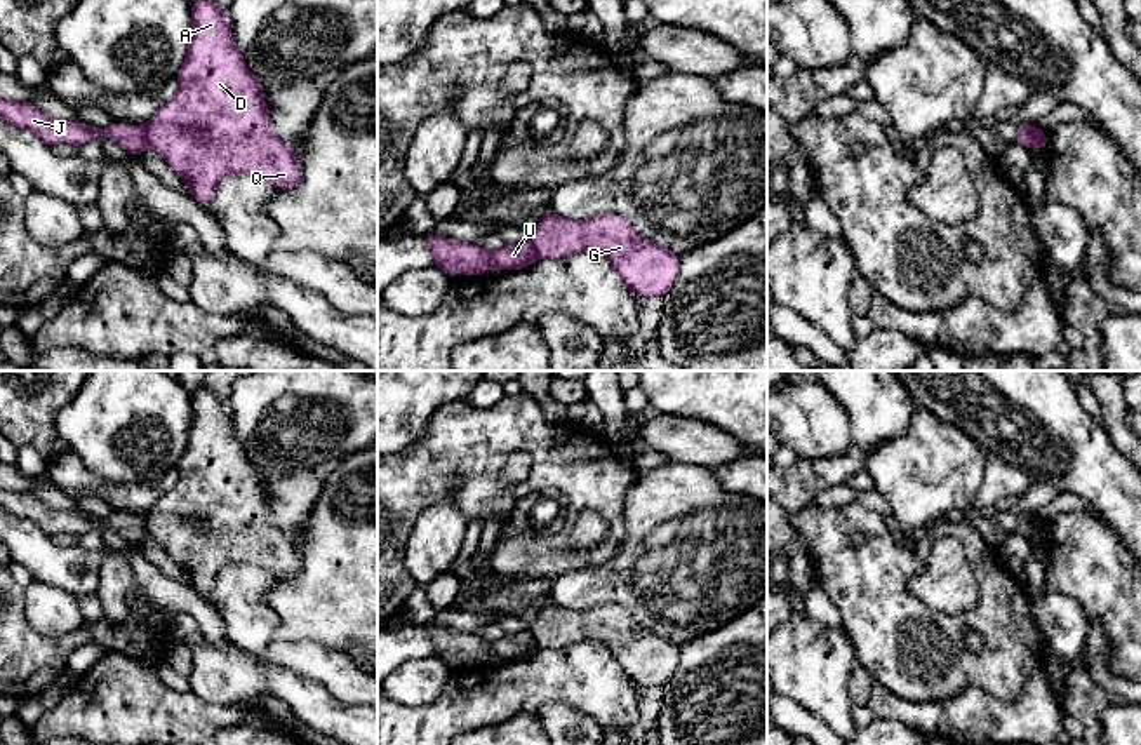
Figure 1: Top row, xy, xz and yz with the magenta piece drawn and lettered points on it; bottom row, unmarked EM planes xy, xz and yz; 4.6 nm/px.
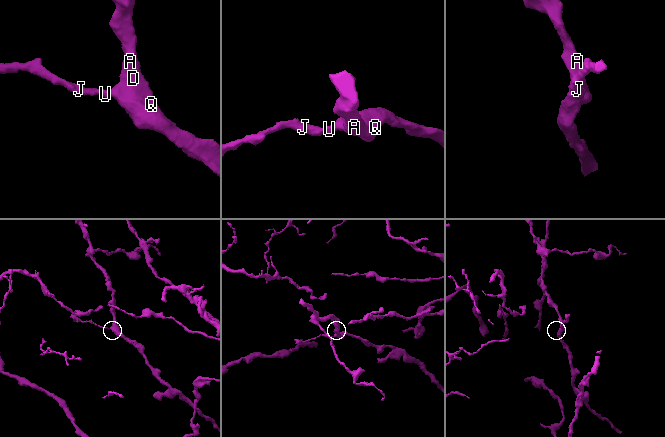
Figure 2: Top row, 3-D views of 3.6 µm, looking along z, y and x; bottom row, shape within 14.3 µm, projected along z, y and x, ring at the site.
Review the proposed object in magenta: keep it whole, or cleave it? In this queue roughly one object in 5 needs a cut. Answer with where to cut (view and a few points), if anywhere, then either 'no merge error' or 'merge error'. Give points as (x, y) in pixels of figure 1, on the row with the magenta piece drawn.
yz (1037, 127), (1034, 147) | merge error

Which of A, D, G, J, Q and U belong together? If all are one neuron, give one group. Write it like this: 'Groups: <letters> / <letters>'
Groups: A D G Q / J U

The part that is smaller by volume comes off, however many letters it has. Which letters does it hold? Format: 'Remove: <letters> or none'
Remove: J, U

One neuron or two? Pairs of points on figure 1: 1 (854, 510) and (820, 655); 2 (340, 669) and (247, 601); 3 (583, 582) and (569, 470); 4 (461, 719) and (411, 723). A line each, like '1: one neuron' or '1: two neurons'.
1: two neurons
2: one neuron
3: two neurons
4: one neuron

